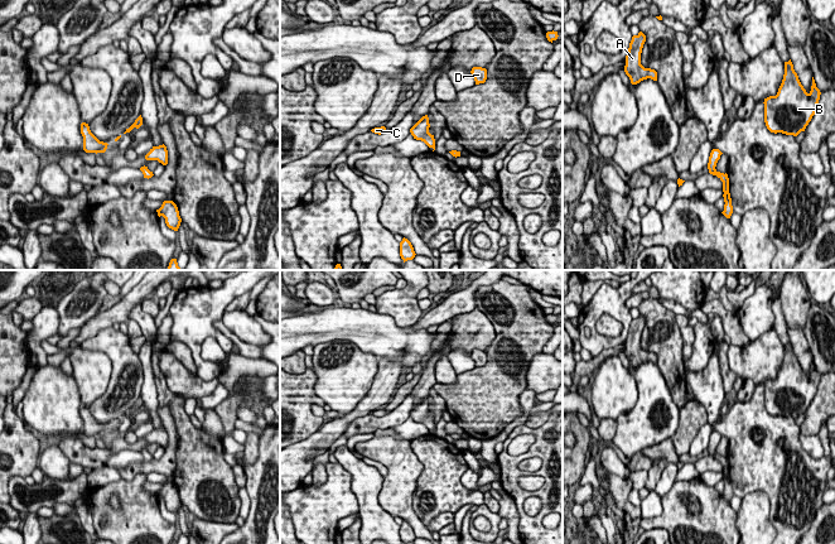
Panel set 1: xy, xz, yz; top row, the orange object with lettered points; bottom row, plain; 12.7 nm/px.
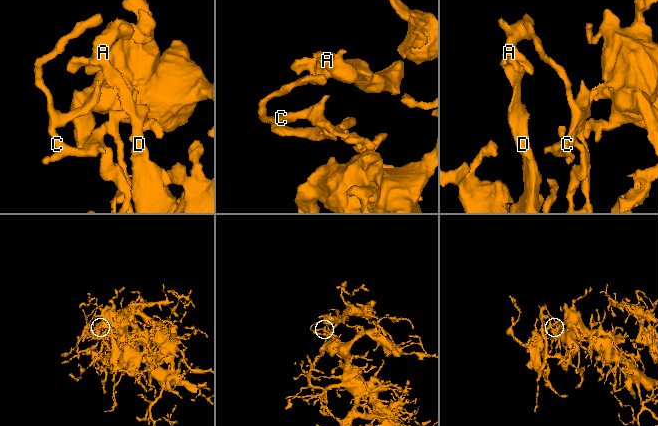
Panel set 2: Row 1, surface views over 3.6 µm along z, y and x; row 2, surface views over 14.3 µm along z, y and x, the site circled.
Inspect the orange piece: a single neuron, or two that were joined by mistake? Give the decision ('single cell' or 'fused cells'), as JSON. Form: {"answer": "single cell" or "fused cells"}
{"answer": "fused cells"}

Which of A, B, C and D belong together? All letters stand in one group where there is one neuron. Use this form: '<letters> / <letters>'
A D / B C

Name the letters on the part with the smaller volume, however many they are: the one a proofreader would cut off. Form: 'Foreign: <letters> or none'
Foreign: A, D

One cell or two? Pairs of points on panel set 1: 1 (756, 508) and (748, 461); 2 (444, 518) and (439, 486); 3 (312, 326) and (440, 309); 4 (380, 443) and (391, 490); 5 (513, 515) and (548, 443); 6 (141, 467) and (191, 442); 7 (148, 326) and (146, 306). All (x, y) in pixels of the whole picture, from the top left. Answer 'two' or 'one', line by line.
1: two
2: two
3: two
4: one
5: two
6: two
7: two

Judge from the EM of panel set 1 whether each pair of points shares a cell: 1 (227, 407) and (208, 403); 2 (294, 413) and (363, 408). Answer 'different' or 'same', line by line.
1: different
2: different

